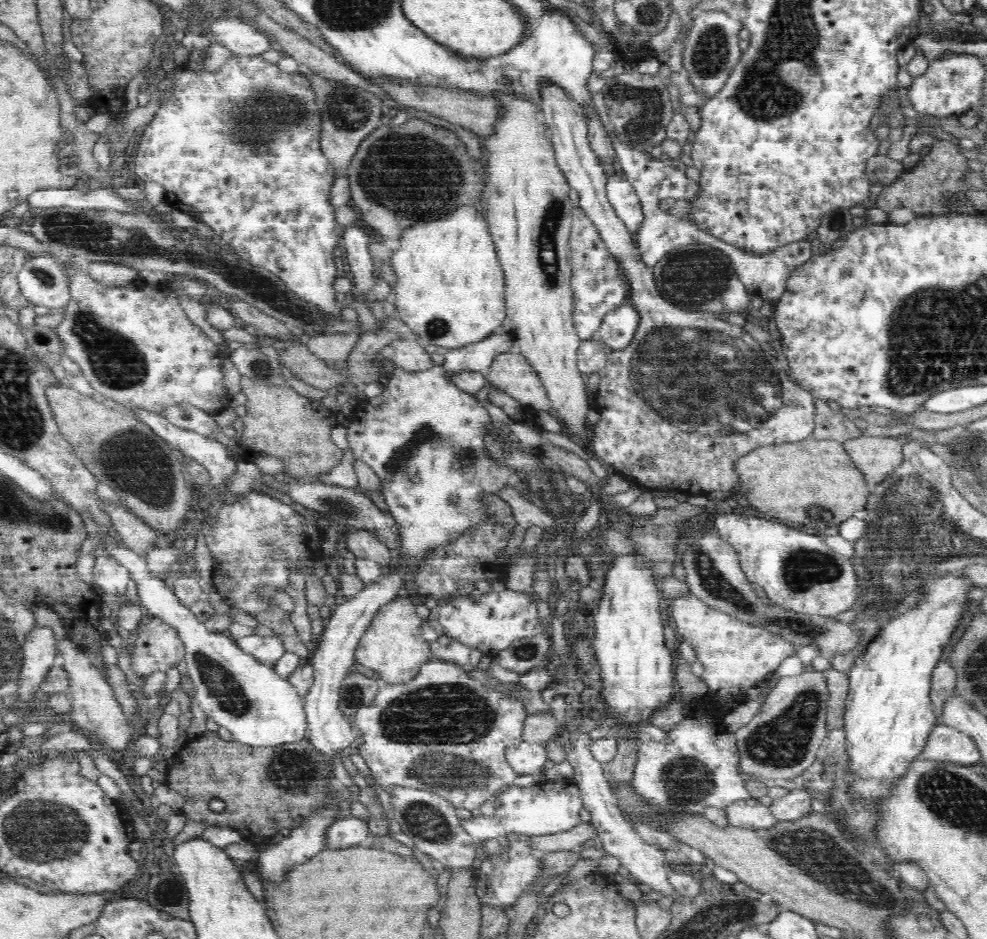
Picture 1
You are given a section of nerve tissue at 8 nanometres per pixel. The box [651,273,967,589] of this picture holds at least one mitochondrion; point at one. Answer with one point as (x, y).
(816, 511)

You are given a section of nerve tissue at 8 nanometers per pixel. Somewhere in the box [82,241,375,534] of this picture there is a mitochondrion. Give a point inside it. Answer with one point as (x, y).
(138, 466)

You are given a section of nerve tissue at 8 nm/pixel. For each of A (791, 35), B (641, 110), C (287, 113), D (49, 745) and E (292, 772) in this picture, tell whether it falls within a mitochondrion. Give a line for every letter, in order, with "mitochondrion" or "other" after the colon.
A: mitochondrion
B: mitochondrion
C: mitochondrion
D: other
E: mitochondrion

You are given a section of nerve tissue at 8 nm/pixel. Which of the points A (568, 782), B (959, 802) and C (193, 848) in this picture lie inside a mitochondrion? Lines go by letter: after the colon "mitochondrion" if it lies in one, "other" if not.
A: other
B: mitochondrion
C: other

